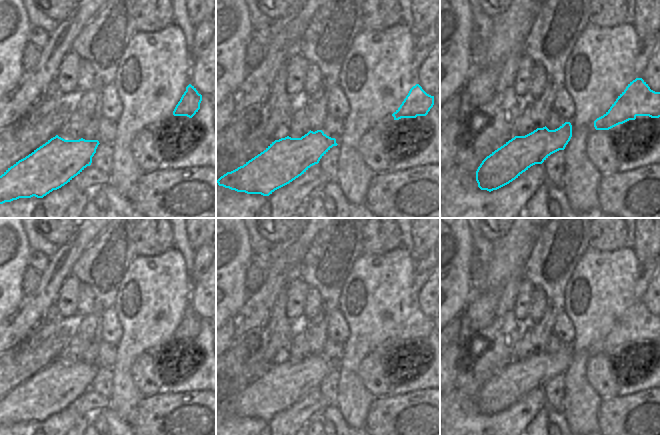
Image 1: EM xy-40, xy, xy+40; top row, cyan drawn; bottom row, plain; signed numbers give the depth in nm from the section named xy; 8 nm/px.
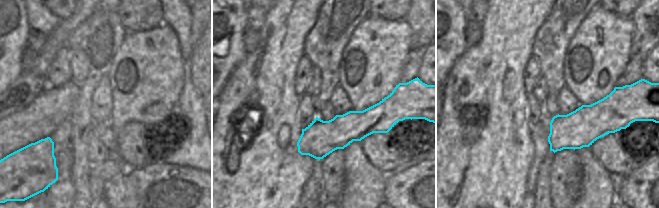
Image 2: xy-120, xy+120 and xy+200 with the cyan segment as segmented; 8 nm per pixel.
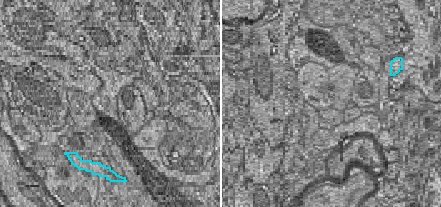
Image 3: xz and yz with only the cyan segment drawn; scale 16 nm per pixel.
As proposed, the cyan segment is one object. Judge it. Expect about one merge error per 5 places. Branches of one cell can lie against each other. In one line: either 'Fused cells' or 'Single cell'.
Single cell.

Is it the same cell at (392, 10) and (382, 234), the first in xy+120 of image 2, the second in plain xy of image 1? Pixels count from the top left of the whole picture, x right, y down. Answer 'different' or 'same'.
same

